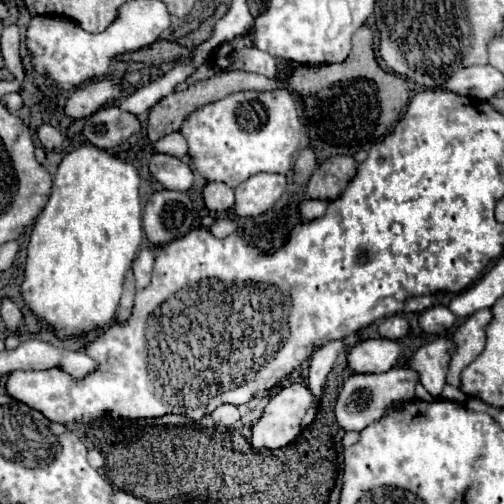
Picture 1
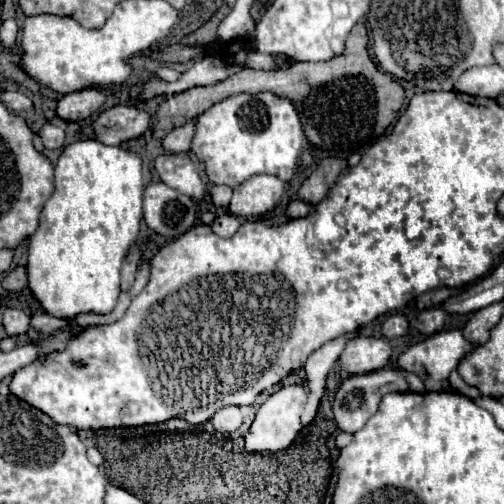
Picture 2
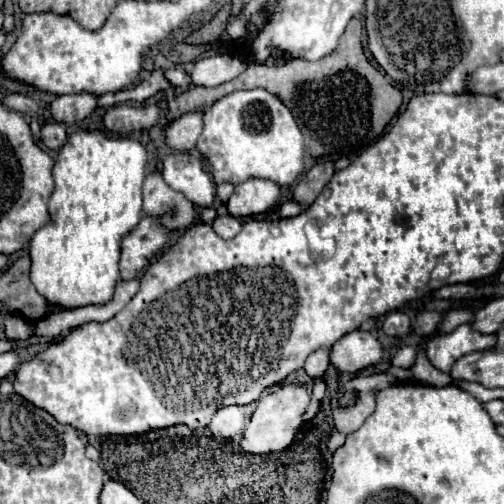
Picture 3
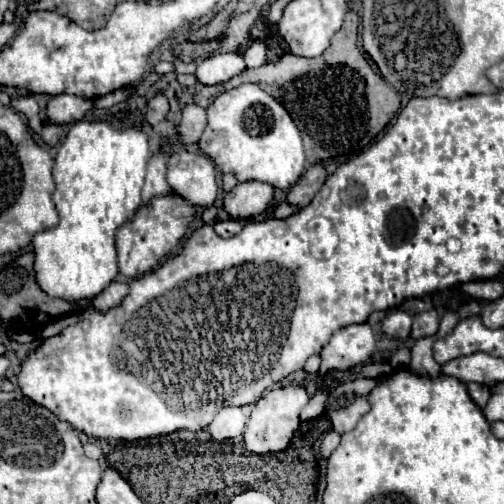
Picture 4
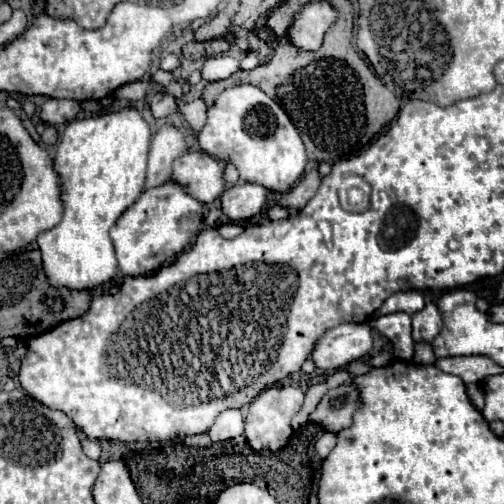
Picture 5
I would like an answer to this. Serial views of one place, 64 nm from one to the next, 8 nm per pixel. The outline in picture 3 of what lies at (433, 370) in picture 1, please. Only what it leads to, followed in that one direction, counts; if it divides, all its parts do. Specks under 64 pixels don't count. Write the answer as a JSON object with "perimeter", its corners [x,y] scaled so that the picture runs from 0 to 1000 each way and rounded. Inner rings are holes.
{"perimeter":[[[929,639],[909,647],[901,659],[885,667],[857,671],[845,687],[845,702],[865,730],[889,738],[905,718],[905,710],[933,702],[940,694],[968,694],[980,687],[984,687],[984,663],[956,663],[937,651],[937,639]],[[802,687],[802,690],[794,690],[778,710],[778,718],[782,718],[782,726],[790,726],[790,730],[813,730],[817,722],[821,722],[821,714],[825,714],[825,698],[829,698],[829,690],[821,690],[821,687]]]}

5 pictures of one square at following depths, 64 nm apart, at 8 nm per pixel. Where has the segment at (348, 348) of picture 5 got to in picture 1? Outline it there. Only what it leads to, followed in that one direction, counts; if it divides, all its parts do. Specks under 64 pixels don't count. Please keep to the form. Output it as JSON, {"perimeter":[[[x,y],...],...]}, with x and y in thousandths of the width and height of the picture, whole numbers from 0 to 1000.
{"perimeter":[[[722,675],[690,698],[690,726],[710,742],[766,738],[786,726],[798,687],[786,675]]]}

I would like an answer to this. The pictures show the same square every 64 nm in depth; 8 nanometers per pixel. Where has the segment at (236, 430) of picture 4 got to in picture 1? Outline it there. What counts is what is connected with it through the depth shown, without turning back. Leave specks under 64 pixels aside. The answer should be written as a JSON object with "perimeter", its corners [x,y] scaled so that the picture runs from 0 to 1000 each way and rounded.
{"perimeter":[[[444,802],[444,806],[437,806],[437,810],[425,813],[421,829],[437,845],[464,845],[464,841],[472,841],[472,810],[456,806],[456,802]]]}

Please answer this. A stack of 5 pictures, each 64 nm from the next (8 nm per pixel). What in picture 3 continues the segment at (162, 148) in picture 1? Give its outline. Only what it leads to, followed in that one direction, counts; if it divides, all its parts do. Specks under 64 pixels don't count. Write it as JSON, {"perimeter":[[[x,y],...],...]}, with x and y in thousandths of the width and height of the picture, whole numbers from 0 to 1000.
{"perimeter":[[[369,222],[357,234],[349,234],[333,250],[333,290],[349,298],[377,298],[389,290],[393,270],[401,266],[401,222]]]}

